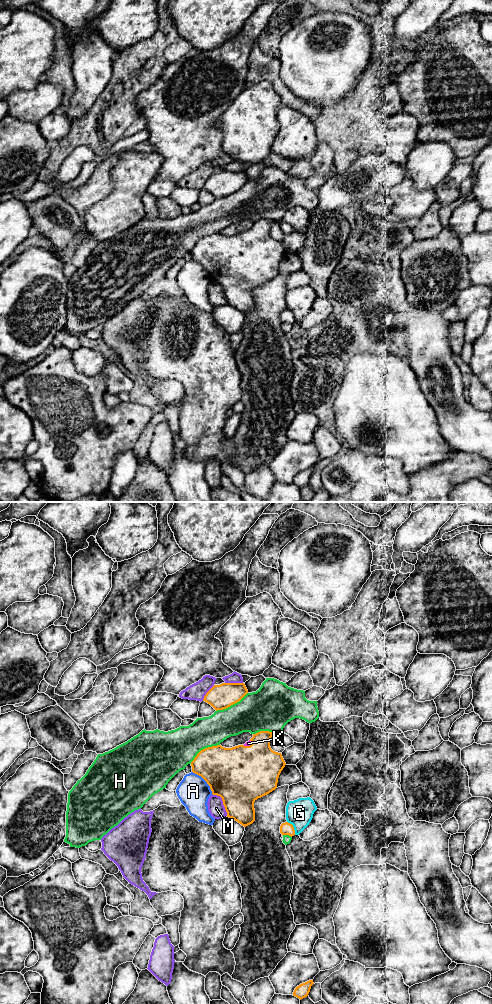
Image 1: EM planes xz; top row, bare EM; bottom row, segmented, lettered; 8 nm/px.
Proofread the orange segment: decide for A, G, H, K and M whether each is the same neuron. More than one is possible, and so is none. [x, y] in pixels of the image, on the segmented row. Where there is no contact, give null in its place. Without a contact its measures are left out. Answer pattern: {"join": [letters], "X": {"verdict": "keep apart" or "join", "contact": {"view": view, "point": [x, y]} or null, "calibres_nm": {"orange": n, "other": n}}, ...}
{"join": ["K"], "A": {"verdict": "keep apart", "contact": {"view": "xz", "point": [205, 780]}, "calibres_nm": {"orange": 440, "other": 260}}, "G": {"verdict": "keep apart", "contact": {"view": "xz", "point": [293, 827]}, "calibres_nm": {"orange": 100, "other": 220}}, "H": {"verdict": "keep apart", "contact": {"view": "xz", "point": [203, 749]}, "calibres_nm": {"orange": 360, "other": 320}}, "K": {"verdict": "join", "contact": {"view": "xz", "point": [248, 746]}, "calibres_nm": {"orange": 460, "other": 40}}, "M": {"verdict": "keep apart", "contact": {"view": "xz", "point": [223, 802]}, "calibres_nm": {"orange": 460, "other": 130}}}

